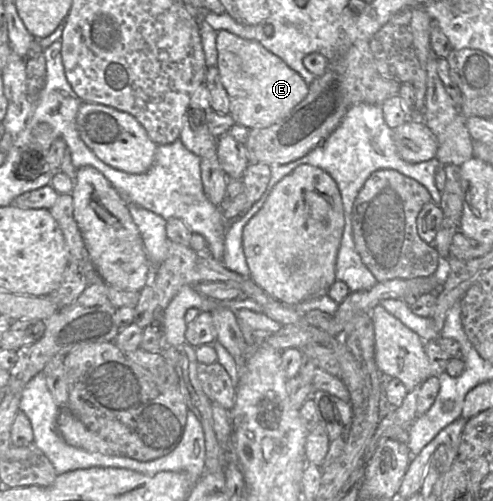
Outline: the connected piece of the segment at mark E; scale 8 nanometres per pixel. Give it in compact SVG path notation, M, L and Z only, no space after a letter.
M222 29L216 33L216 47L217 68L229 97L229 114L235 123L248 129L269 127L307 96L309 85L304 79L258 41Z

